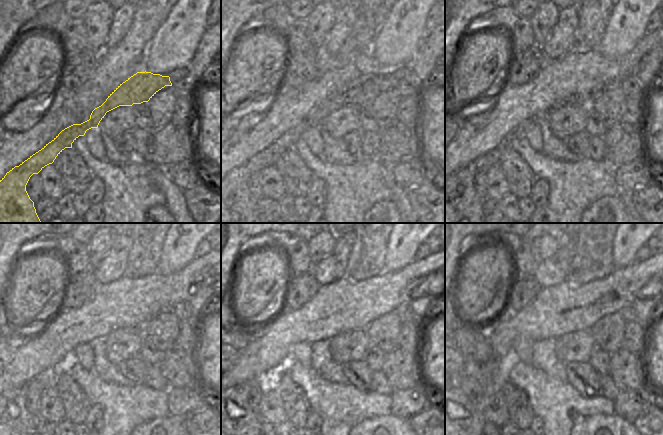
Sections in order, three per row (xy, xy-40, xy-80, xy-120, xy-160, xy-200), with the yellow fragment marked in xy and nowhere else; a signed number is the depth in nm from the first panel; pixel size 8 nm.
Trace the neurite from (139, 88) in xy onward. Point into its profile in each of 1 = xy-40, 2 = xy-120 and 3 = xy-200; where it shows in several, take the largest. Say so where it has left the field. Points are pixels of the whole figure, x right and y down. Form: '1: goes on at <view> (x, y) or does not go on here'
1: goes on at xy-40 (360, 92)
2: goes on at xy-120 (17, 426)
3: goes on at xy-200 (465, 420)

